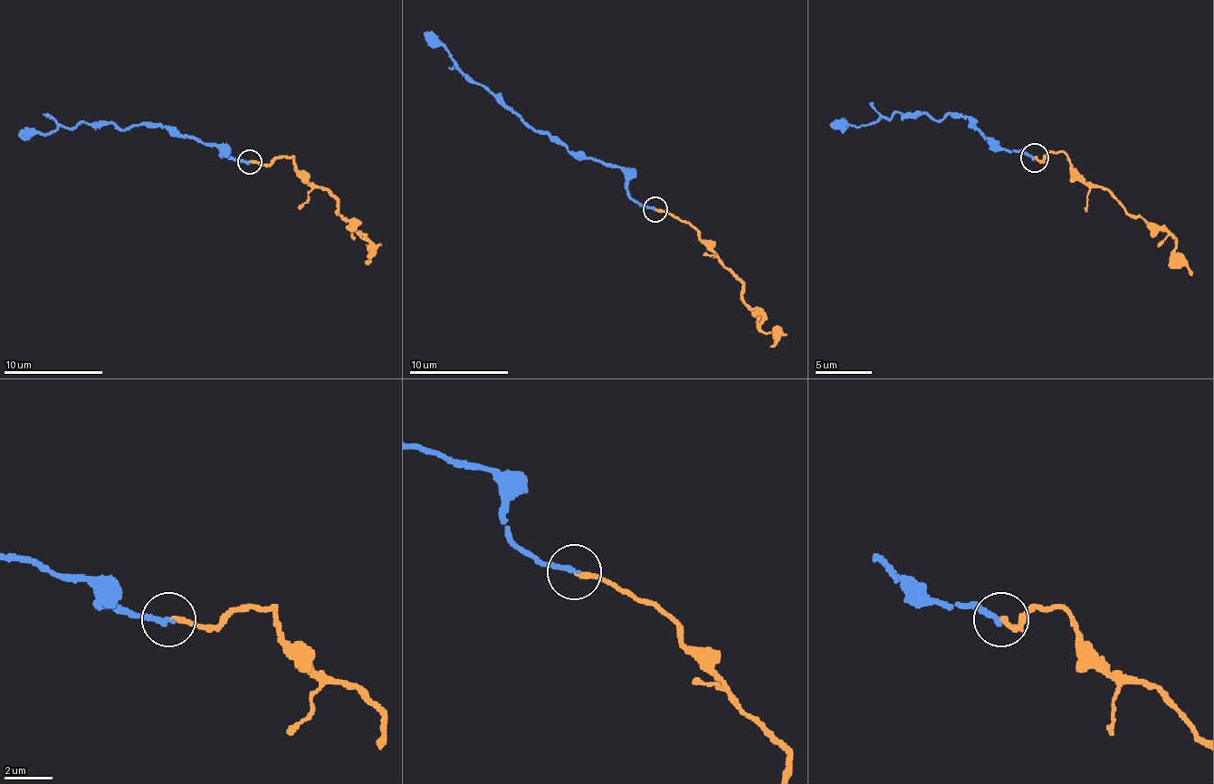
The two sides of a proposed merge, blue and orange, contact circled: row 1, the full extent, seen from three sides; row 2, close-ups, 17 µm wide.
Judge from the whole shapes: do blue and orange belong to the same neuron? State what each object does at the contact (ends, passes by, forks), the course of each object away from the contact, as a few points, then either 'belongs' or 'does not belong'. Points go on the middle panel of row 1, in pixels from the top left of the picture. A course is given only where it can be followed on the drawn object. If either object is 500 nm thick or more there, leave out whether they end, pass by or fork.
blue ends | orange ends | blue via (655, 208), (641, 206), (628, 194), (626, 174), (619, 167), (577, 157), (540, 134), (473, 82), (424, 33) | orange via (655, 208), (678, 216), (742, 282), (742, 302), (765, 332), (775, 332), (772, 347) | belongs

